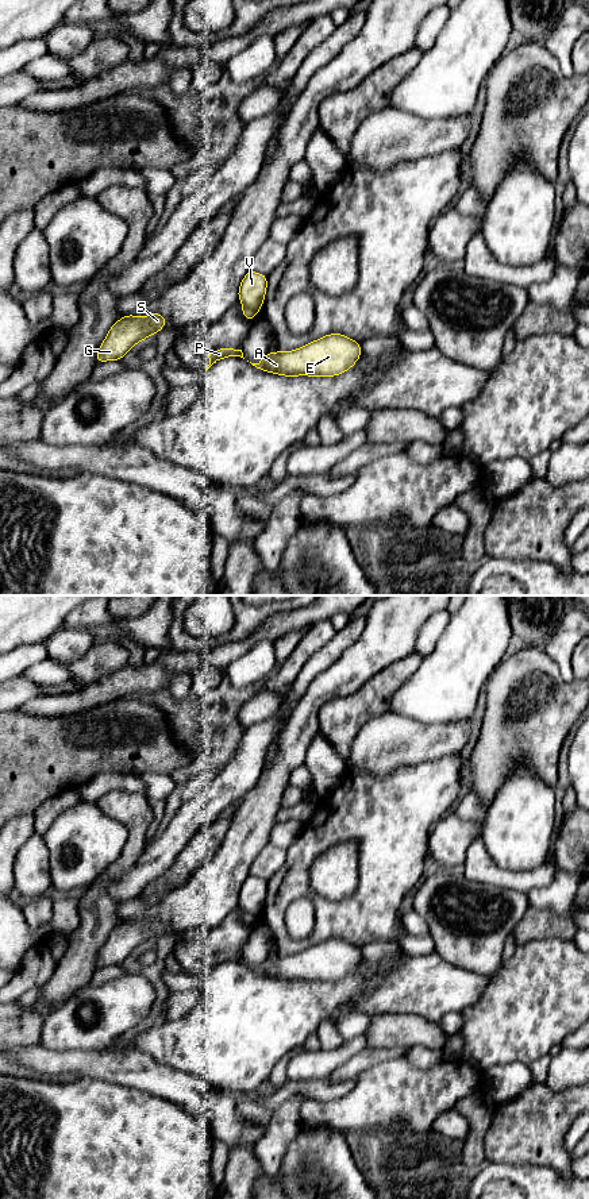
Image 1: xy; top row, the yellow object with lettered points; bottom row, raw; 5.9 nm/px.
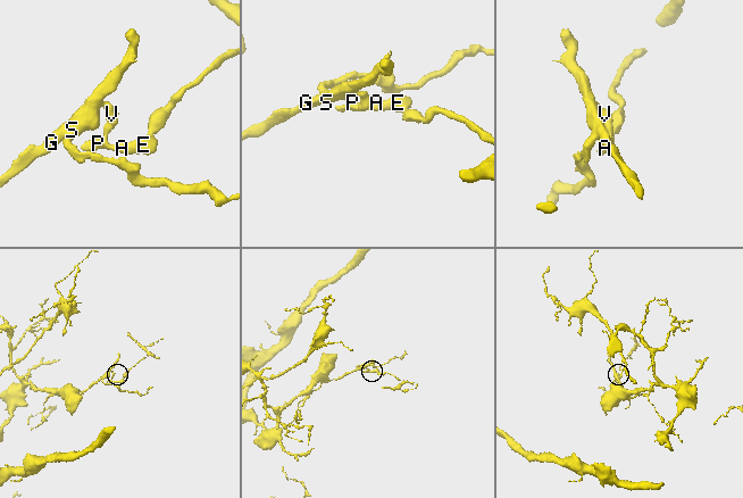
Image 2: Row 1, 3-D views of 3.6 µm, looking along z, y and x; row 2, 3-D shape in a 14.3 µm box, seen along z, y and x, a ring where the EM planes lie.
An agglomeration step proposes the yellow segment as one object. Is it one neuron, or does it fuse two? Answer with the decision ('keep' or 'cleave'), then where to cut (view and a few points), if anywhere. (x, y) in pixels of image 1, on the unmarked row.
keep | no cut

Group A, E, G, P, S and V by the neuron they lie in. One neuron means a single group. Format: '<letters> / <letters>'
A E G P S V

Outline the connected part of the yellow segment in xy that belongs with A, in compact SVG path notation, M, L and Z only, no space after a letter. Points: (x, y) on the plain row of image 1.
M328 938L297 955L267 957L258 968L251 968L257 974L284 982L336 982L351 974L361 963L361 948L343 938Z

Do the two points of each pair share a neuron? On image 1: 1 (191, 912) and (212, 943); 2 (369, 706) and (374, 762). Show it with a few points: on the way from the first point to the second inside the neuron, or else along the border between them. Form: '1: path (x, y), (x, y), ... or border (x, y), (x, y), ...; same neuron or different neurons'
1: border (230, 913), (219, 924), (187, 930), (177, 940); different neurons
2: border (388, 712), (372, 717), (360, 729), (351, 744); different neurons

